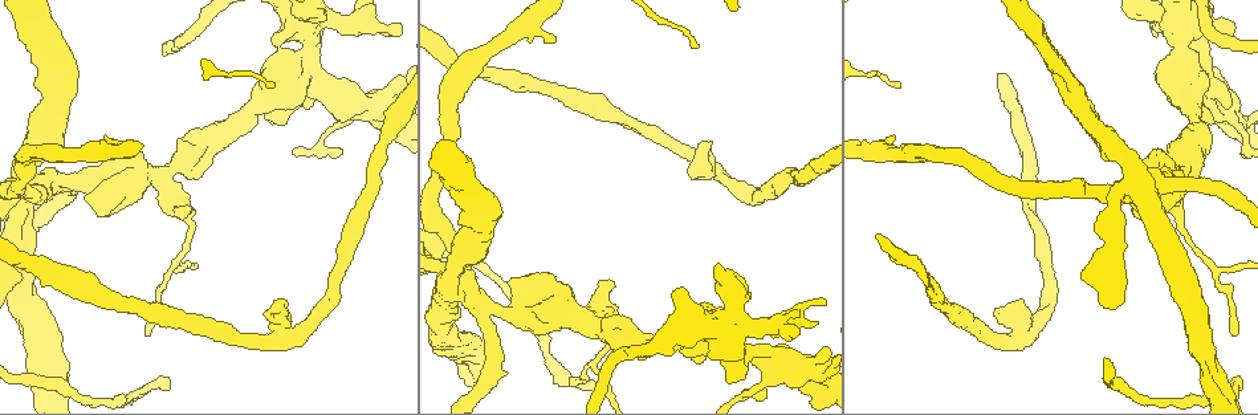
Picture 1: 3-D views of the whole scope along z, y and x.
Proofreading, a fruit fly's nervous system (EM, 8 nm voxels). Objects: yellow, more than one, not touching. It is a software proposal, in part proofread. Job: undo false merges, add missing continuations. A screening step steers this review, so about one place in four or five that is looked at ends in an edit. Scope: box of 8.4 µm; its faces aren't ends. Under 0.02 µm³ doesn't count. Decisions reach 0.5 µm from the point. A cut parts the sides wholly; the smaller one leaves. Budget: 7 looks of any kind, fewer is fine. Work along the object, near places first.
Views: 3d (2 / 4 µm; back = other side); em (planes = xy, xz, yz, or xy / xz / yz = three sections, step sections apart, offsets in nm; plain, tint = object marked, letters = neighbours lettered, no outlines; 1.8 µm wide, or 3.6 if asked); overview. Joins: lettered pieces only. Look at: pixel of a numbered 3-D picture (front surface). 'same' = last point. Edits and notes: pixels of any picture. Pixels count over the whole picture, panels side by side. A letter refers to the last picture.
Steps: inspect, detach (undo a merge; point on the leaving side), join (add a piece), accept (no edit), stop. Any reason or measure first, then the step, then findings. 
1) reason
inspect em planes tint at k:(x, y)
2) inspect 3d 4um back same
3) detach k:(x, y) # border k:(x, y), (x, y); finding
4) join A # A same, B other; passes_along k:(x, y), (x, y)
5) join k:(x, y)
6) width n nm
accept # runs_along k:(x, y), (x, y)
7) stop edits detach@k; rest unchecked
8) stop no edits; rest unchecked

calibre changes
inspect em 3.6um xz step 16 letters at 1:(503, 313)

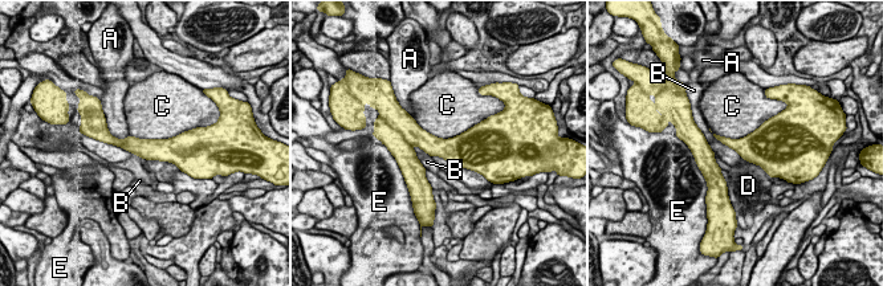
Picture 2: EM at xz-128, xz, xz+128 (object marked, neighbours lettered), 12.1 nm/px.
detach 2:(403, 152) # A other, B other, C other, D other, E other; border 2:(397, 130), (411, 146); a second neuron is stuck on

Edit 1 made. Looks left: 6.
looks like a crossing
inspect 3d 4um at 1:(733, 318)

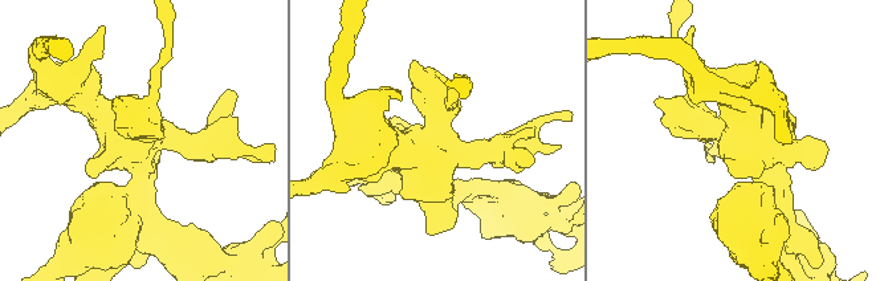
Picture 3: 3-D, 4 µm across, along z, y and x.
inspect em 3.6um yz step 8 tint at 3:(734, 133)

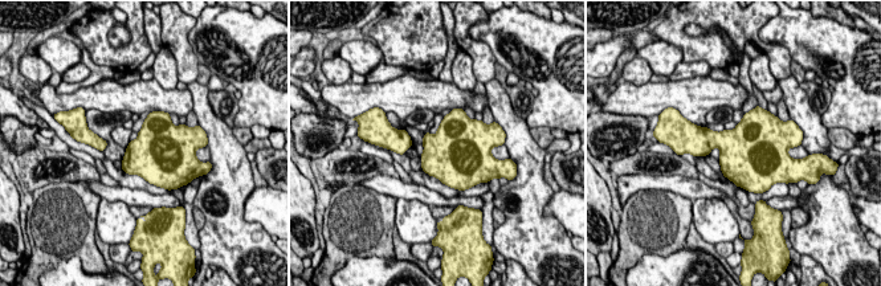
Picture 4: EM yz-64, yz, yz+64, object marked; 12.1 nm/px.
inspect em 3.6um planes letters same

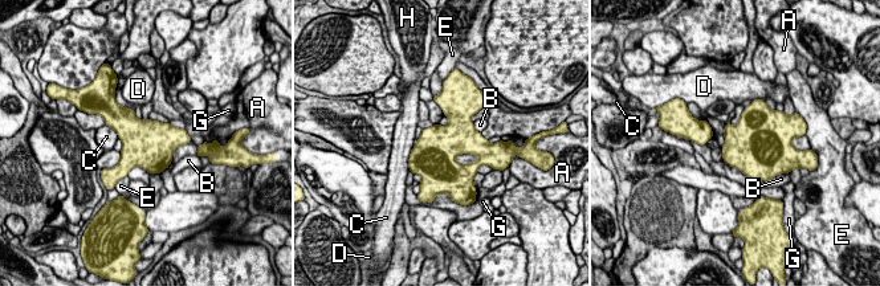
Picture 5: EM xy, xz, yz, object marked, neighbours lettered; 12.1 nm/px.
width 550 nm
accept # A other, B other, C other, D other, E other, G other, H other; border 5:(412, 146), (408, 154), (408, 170); continuous, no second neuron

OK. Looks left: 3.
sharp bend
inspect em 3.6um planes letters at 1:(362, 105)

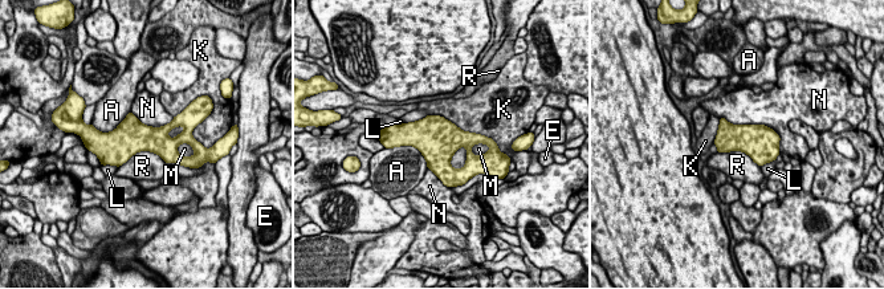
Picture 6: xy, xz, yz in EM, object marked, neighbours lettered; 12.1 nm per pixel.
width 360 nm
accept # A other, E other, K other, L other, M other, N other, R other; one neuron here

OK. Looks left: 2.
stop edits detach@2; rest unchecked

